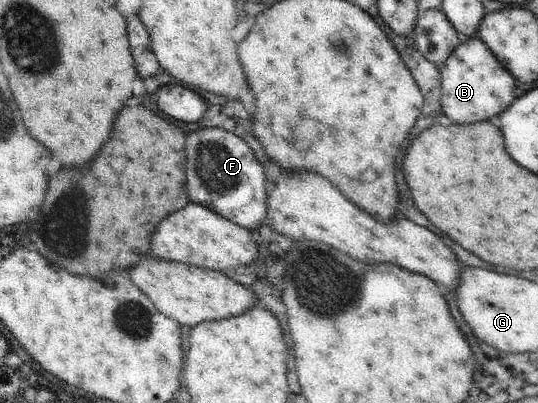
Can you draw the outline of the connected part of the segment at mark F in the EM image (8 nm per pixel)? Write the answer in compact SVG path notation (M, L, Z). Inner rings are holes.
M202 129L192 133L186 139L186 189L188 189L188 199L192 203L204 205L210 211L234 221L240 227L246 227L256 232L256 229L265 223L267 213L267 201L270 192L270 184L267 181L262 165L254 159L252 149L246 145L246 141L242 141L240 137L236 137L234 133L230 133L226 129Z

